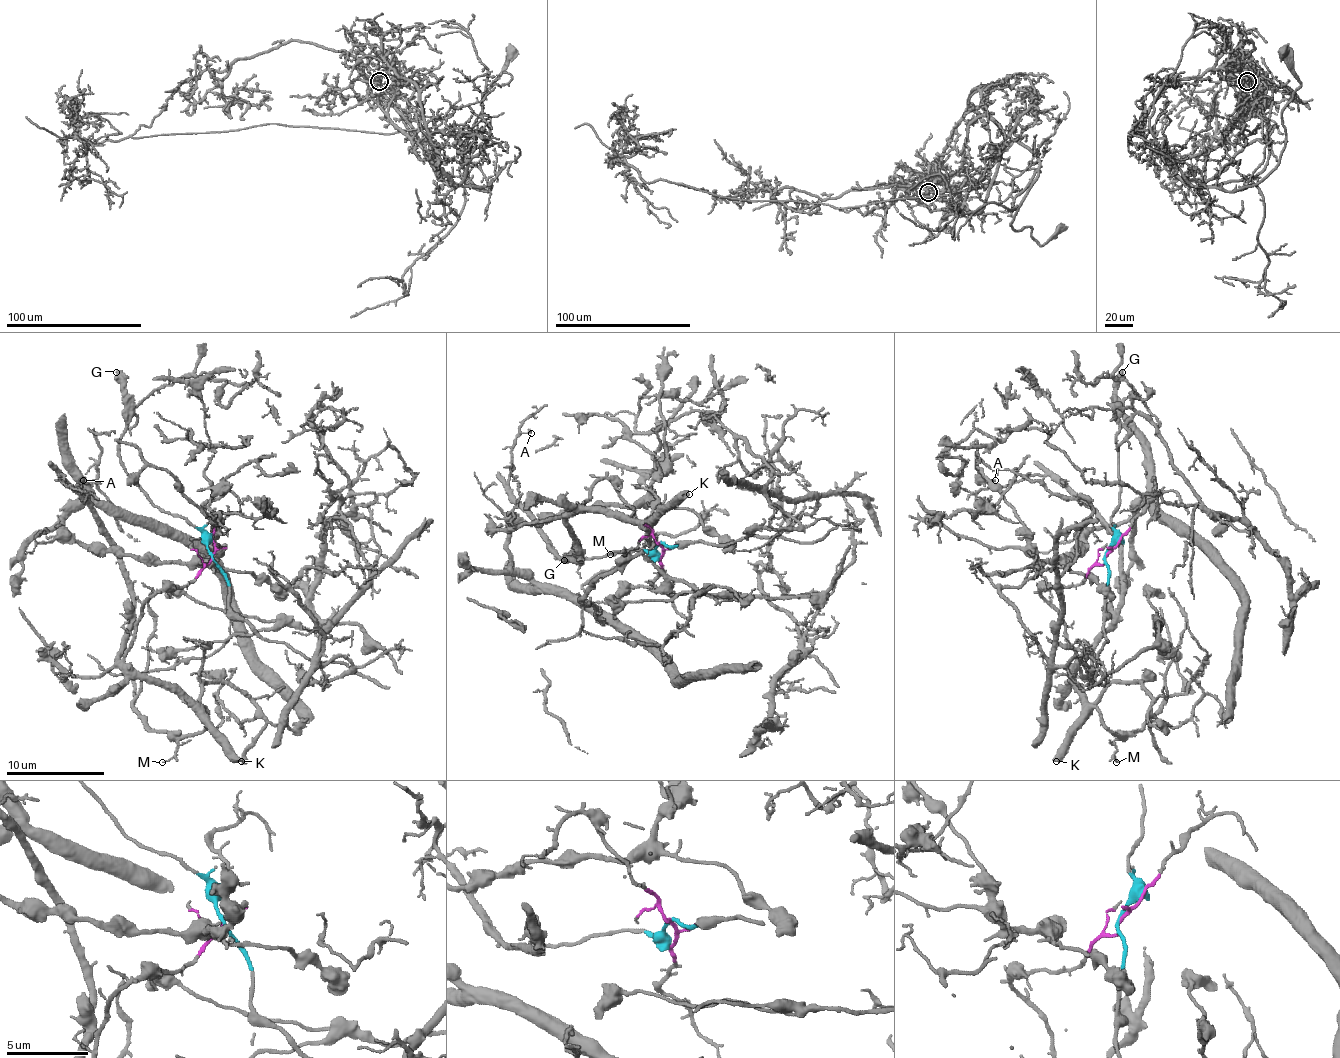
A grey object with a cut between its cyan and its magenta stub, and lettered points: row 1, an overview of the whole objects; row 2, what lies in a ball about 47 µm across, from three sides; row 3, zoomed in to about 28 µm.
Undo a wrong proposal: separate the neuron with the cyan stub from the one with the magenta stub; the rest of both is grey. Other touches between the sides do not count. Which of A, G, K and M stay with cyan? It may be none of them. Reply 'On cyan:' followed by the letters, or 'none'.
On cyan: G

